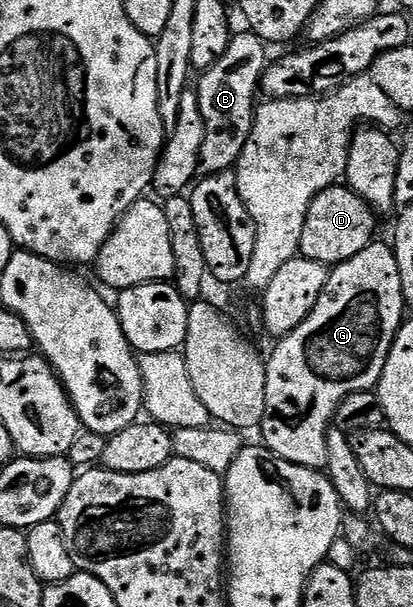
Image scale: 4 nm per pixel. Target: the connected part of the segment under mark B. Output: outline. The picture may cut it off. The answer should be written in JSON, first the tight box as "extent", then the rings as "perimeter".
{"extent":[194,32,270,175],"perimeter":[[[240,32],[233,33],[232,39],[228,42],[228,47],[226,48],[226,52],[222,52],[222,56],[218,59],[217,62],[213,64],[213,66],[203,71],[199,75],[200,83],[195,83],[194,92],[198,96],[198,102],[200,104],[200,111],[202,112],[202,120],[204,121],[204,127],[206,128],[206,136],[202,140],[202,150],[200,152],[200,167],[199,169],[203,171],[205,175],[210,174],[221,174],[223,170],[232,170],[235,167],[237,160],[242,156],[242,148],[246,148],[246,140],[250,140],[250,132],[252,131],[252,125],[254,124],[254,120],[256,119],[256,108],[258,105],[258,97],[256,98],[256,90],[258,94],[258,87],[261,85],[262,79],[264,77],[264,72],[266,67],[269,65],[270,57],[268,58],[268,54],[266,51],[266,43],[259,36],[251,32],[243,32],[244,34],[240,34]]]}

